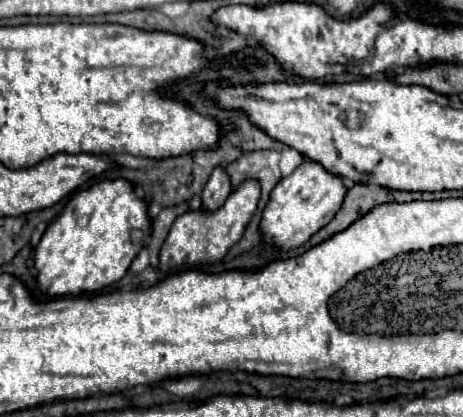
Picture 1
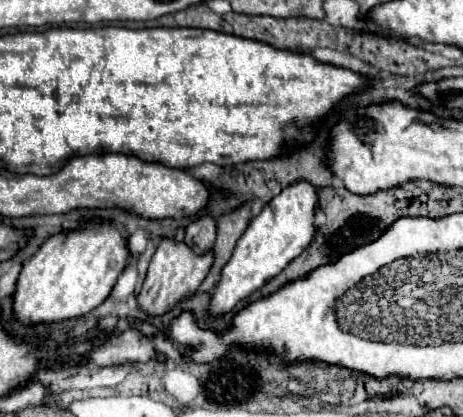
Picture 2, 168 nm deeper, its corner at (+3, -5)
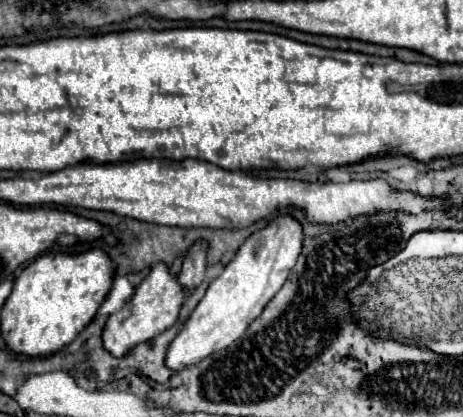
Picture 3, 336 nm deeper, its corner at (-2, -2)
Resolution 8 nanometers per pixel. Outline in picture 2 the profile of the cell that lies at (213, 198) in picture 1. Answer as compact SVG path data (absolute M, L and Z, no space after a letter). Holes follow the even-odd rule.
M203 216L197 222L189 224L185 230L185 244L199 256L207 254L213 248L217 232L217 222L211 216Z

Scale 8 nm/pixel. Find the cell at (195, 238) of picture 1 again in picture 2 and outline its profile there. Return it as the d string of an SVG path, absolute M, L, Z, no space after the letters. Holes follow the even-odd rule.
M167 238L161 240L157 246L157 252L151 258L143 288L137 294L139 308L147 316L161 316L161 314L173 310L183 298L187 298L189 294L193 294L199 288L199 284L203 282L203 278L207 276L207 272L211 268L211 262L213 262L211 252L205 256L197 256L185 242L175 242L175 240L167 240Z

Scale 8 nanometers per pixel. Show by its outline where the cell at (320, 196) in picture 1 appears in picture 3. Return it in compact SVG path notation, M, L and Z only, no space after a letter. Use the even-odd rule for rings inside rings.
M288 213L276 215L264 229L254 231L236 251L234 259L210 283L206 295L188 317L184 329L172 341L166 365L178 371L186 365L202 361L204 357L208 357L208 353L216 349L232 345L232 341L236 341L252 323L252 317L258 317L260 309L264 309L264 305L274 297L280 285L284 285L290 269L300 257L302 243L302 223Z

